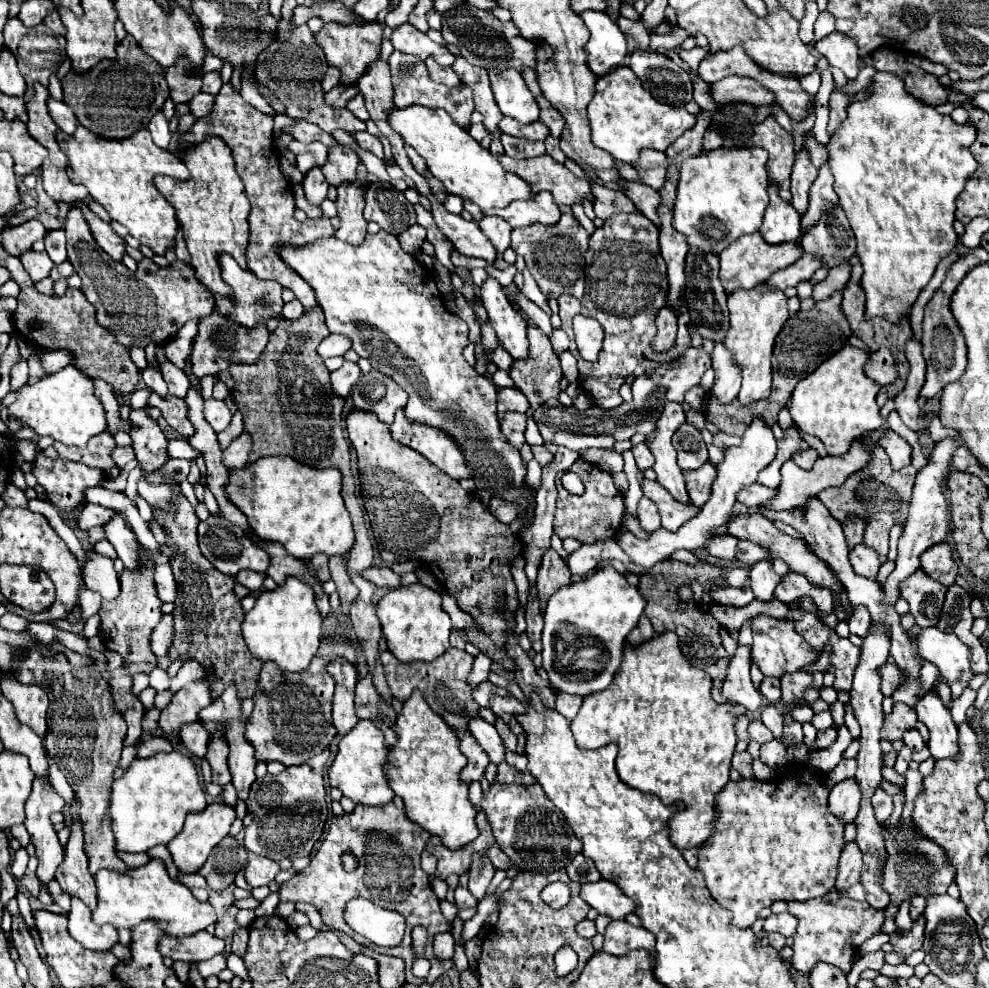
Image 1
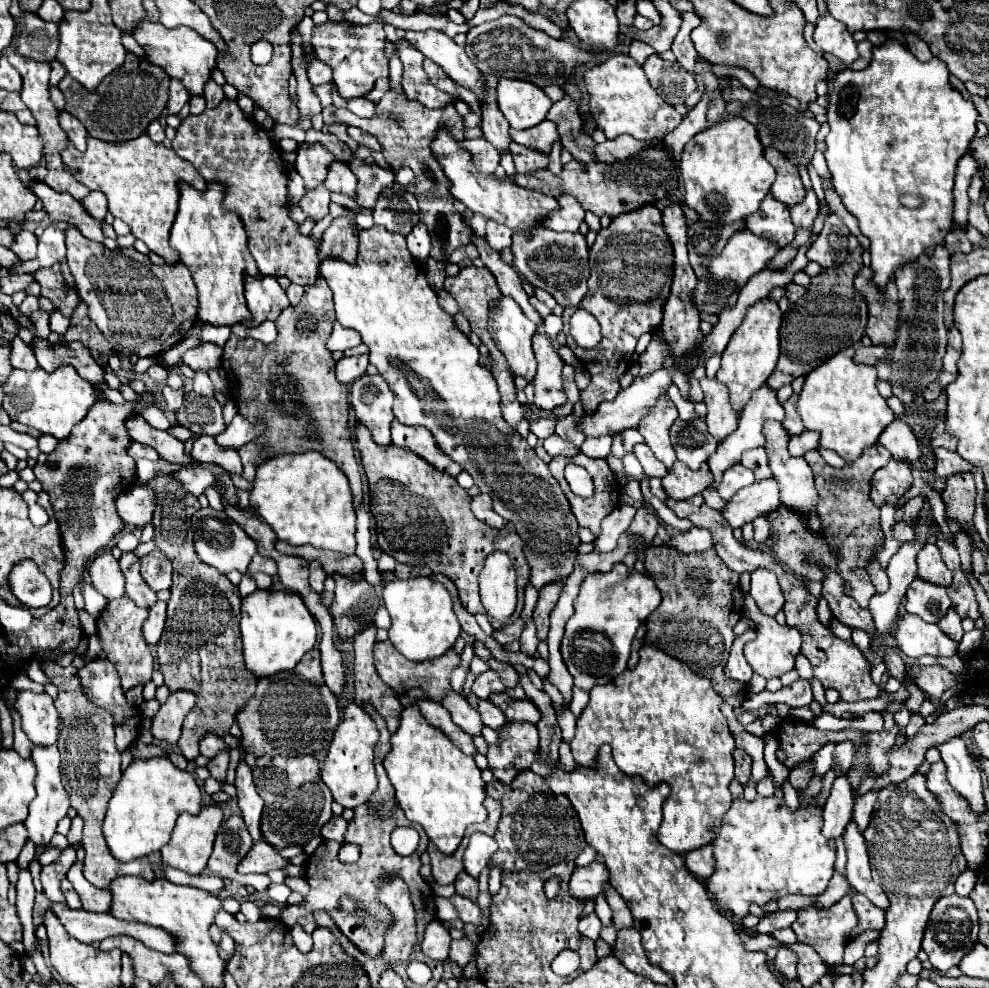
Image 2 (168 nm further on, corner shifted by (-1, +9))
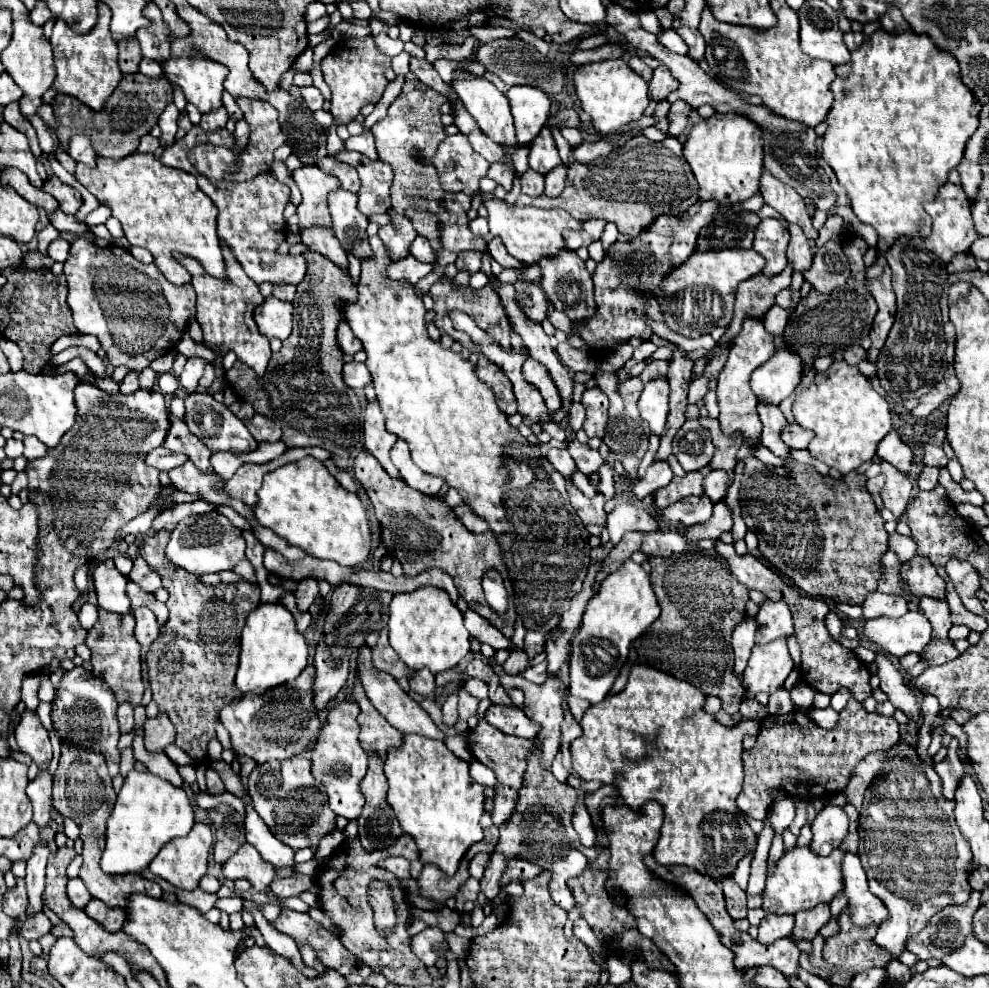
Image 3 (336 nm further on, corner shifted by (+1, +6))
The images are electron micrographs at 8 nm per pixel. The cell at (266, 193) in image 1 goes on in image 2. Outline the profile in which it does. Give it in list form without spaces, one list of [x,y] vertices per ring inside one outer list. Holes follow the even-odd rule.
[[[224,99],[218,107],[206,109],[202,115],[188,115],[176,131],[176,139],[172,141],[172,149],[178,157],[192,163],[198,173],[208,183],[220,183],[226,187],[224,193],[224,211],[232,211],[240,217],[244,231],[248,235],[248,249],[260,269],[262,275],[272,277],[288,277],[298,285],[310,285],[318,277],[318,247],[320,241],[304,237],[298,233],[298,225],[288,215],[288,199],[286,199],[286,167],[280,157],[280,149],[272,143],[264,129],[260,129],[254,121],[246,119],[240,111],[238,103]]]

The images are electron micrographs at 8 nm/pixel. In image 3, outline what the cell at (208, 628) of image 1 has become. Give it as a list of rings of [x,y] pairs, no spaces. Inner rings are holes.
[[[152,534],[144,538],[138,554],[162,576],[164,588],[170,598],[166,602],[170,618],[160,630],[160,636],[152,642],[146,664],[148,680],[154,692],[154,702],[160,710],[170,714],[170,720],[178,732],[176,746],[198,762],[206,760],[208,742],[216,736],[218,714],[230,702],[242,698],[234,688],[234,674],[238,670],[238,638],[244,620],[250,610],[260,602],[260,588],[250,582],[240,582],[230,588],[216,588],[202,582],[198,576],[166,562],[166,542],[170,534]]]

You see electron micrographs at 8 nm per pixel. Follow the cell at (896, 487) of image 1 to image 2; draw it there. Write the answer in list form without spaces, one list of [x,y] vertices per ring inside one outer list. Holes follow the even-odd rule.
[[[890,461],[886,467],[878,469],[872,477],[872,501],[876,507],[882,507],[884,503],[896,505],[900,497],[912,487],[912,471],[908,463],[902,461]]]

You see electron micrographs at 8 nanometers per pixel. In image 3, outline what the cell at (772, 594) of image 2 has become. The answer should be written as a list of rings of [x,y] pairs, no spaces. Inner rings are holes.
[[[764,600],[756,614],[758,630],[756,630],[756,644],[766,644],[782,636],[794,634],[792,614],[786,602],[770,602]]]

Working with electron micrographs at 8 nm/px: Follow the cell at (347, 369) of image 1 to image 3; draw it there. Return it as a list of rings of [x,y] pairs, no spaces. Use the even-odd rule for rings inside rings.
[[[346,362],[344,368],[342,368],[342,378],[354,390],[364,388],[372,380],[368,368],[362,362]]]

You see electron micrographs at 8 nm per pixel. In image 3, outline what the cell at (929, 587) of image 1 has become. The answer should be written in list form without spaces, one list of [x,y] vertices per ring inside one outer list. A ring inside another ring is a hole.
[[[920,598],[918,612],[922,612],[932,624],[932,638],[946,638],[952,626],[950,622],[950,608],[946,600],[936,598]]]

